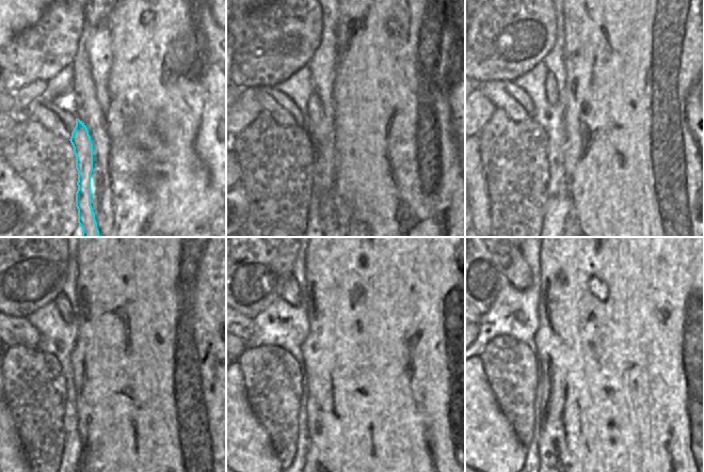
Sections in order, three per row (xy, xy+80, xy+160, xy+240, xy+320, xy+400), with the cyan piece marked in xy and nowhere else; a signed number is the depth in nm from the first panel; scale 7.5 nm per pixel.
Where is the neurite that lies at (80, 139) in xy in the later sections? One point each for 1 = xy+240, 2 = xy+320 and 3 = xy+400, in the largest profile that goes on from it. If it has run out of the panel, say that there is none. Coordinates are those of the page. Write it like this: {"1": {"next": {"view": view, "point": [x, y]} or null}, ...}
{"1": {"next": {"view": "xy+240", "point": [61, 301]}}, "2": {"next": {"view": "xy+320", "point": [291, 294]}}, "3": {"next": {"view": "xy+400", "point": [517, 272]}}}

